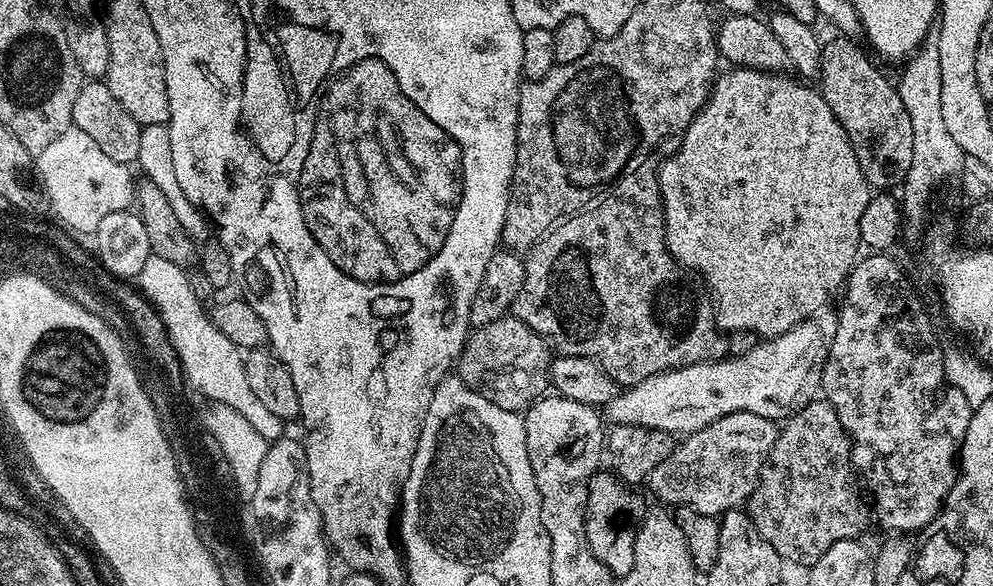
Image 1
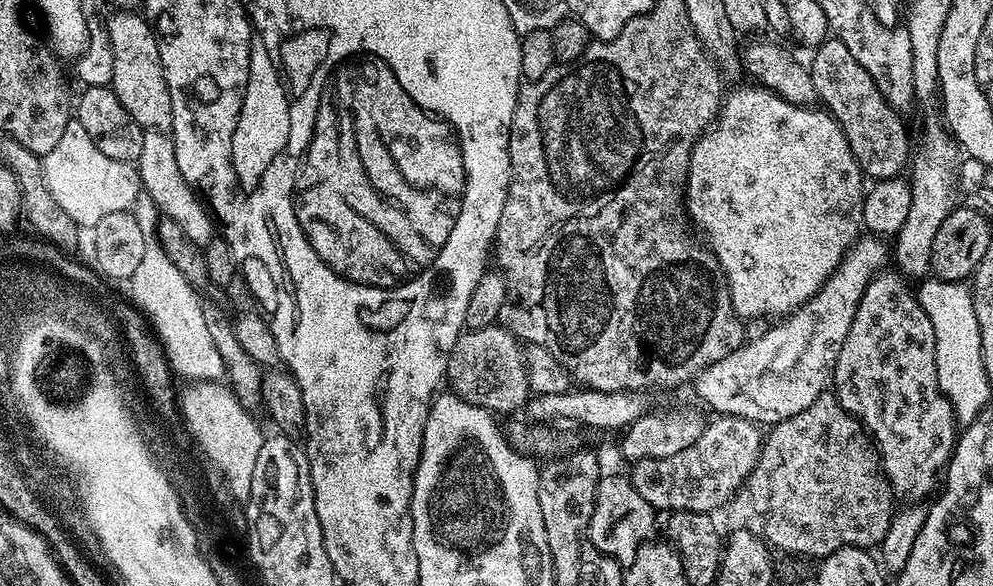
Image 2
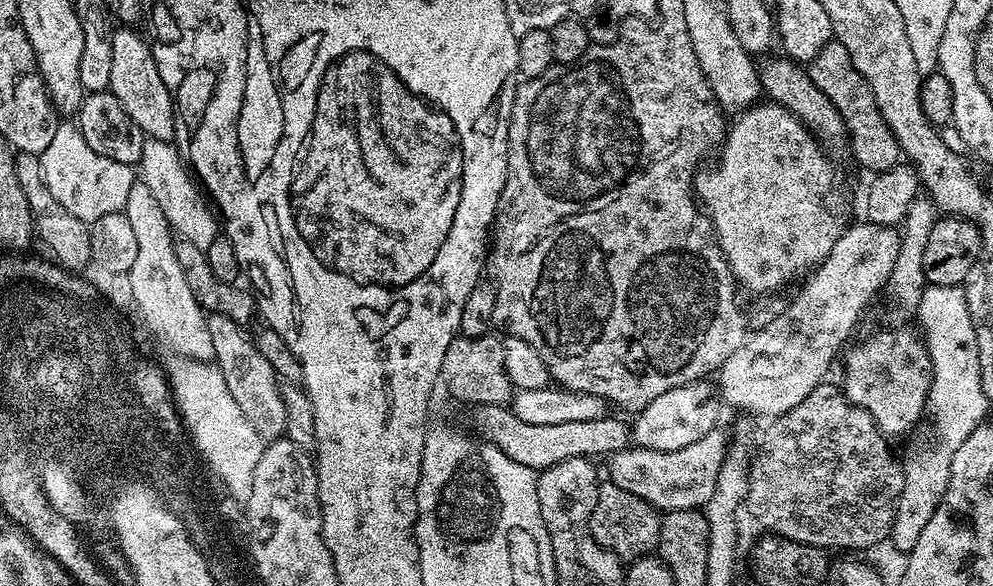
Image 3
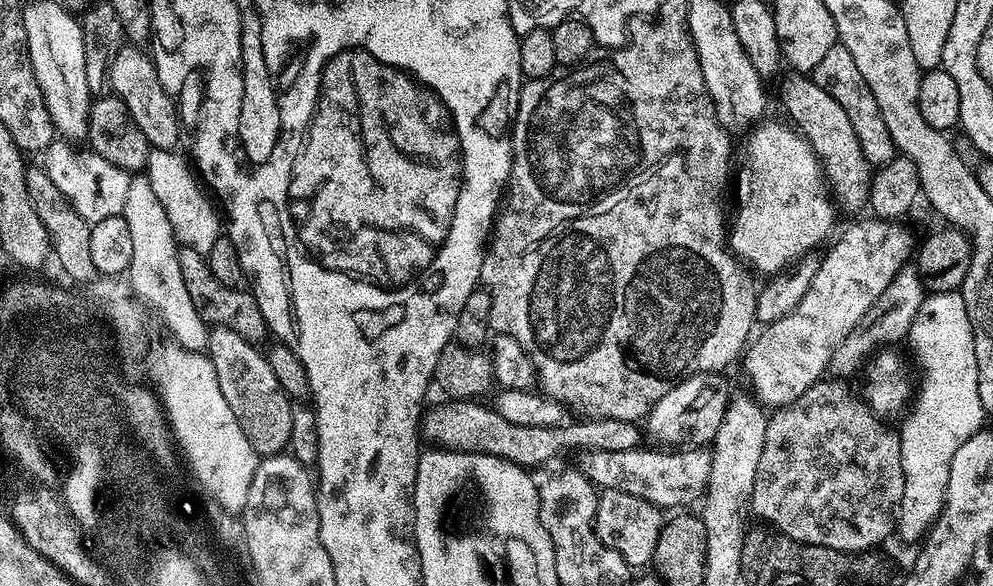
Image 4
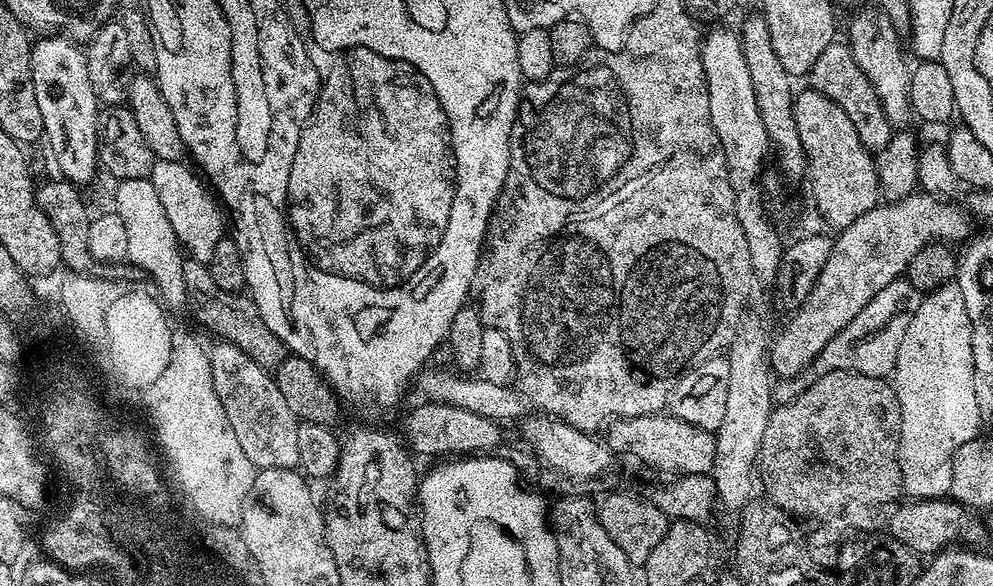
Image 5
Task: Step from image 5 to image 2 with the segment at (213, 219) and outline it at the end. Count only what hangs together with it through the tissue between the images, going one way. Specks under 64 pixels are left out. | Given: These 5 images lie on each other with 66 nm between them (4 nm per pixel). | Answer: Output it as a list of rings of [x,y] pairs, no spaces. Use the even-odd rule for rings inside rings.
[[[147,129],[142,138],[142,149],[136,161],[141,187],[145,195],[151,197],[156,204],[157,211],[167,219],[178,223],[182,232],[196,245],[205,247],[214,237],[213,217],[199,195],[189,187],[178,170],[176,146],[169,133]]]

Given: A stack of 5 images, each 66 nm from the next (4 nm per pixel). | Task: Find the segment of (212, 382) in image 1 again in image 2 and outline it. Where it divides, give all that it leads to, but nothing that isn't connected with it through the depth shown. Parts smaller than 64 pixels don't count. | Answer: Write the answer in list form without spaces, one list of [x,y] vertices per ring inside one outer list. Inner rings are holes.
[[[140,194],[130,211],[145,243],[142,258],[138,258],[138,268],[134,270],[130,281],[131,303],[147,316],[148,323],[168,355],[171,371],[177,377],[186,376],[186,380],[190,382],[223,381],[226,376],[225,366],[222,355],[218,354],[218,349],[210,338],[209,327],[205,325],[201,293],[190,282],[186,282],[186,278],[182,278],[182,273],[176,269],[174,262],[166,258],[162,246],[156,243],[158,211],[155,202],[151,197]]]

